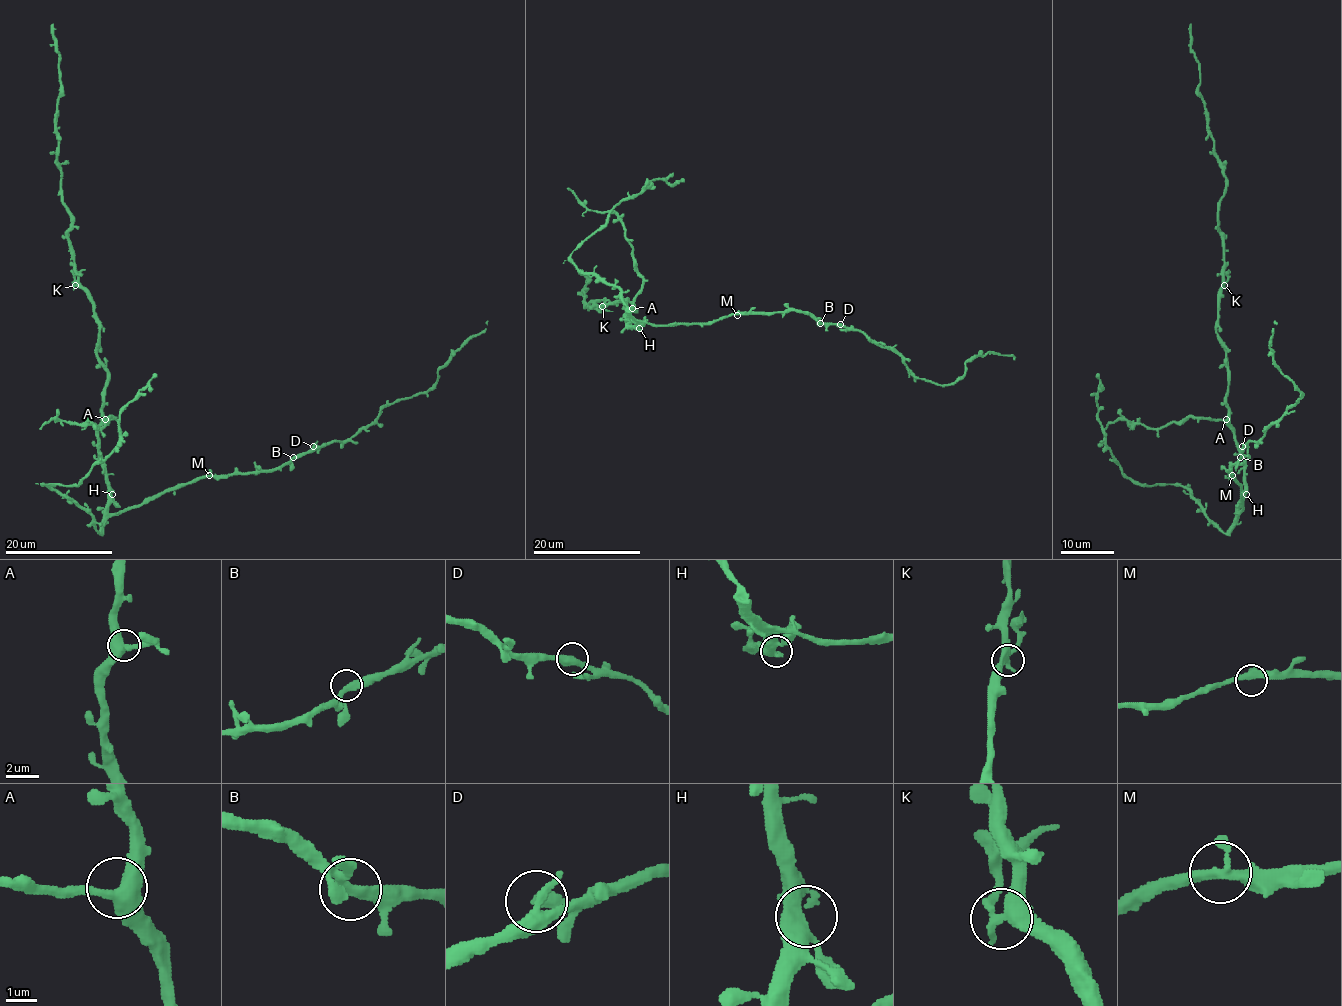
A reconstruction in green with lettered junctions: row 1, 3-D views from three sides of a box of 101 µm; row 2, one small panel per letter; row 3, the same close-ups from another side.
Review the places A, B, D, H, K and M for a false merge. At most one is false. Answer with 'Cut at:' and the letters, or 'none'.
Cut at: K

